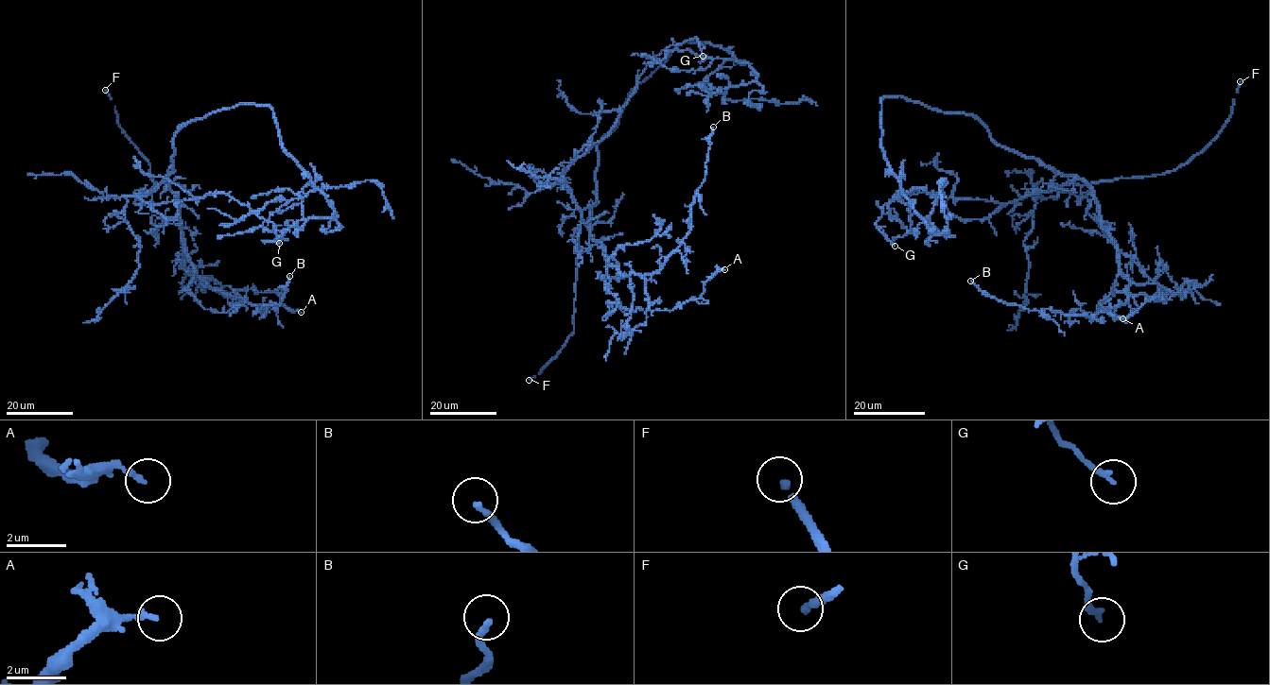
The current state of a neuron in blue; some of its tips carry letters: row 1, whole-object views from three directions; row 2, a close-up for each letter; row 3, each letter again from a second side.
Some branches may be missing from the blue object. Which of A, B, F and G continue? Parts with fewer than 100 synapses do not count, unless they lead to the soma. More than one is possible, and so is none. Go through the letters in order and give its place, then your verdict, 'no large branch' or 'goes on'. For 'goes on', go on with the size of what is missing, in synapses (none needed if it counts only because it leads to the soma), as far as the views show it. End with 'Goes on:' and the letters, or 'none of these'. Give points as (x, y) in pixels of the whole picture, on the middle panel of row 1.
A: (724, 269) | no large branch
B: (713, 127) | no large branch
F: (529, 380) | goes on
G: (703, 56) | no large branch
Goes on: F

